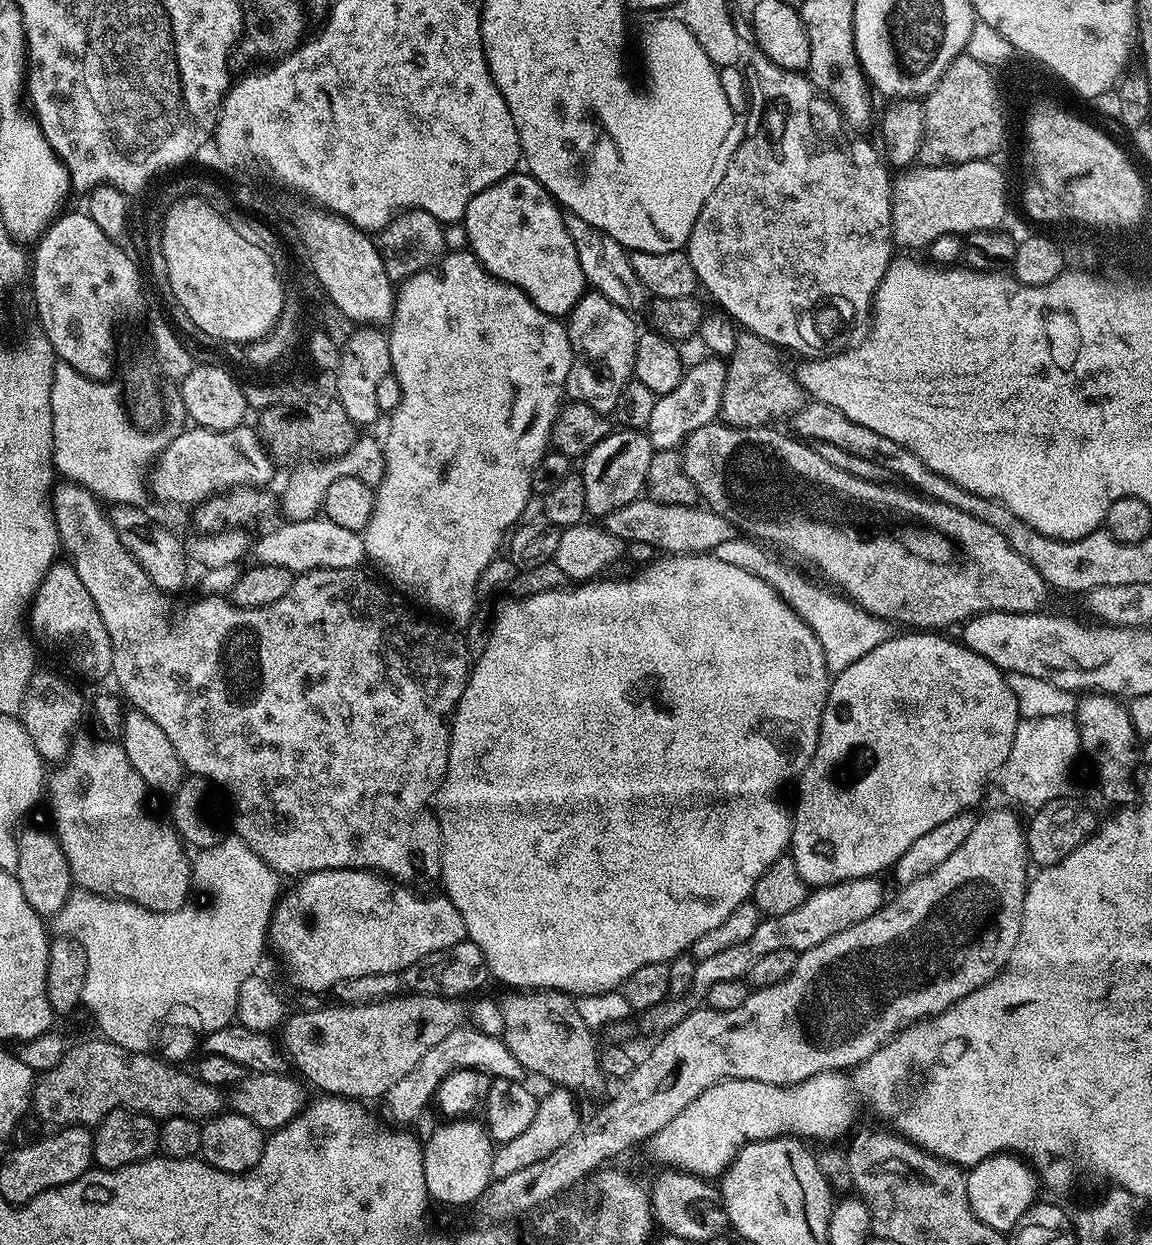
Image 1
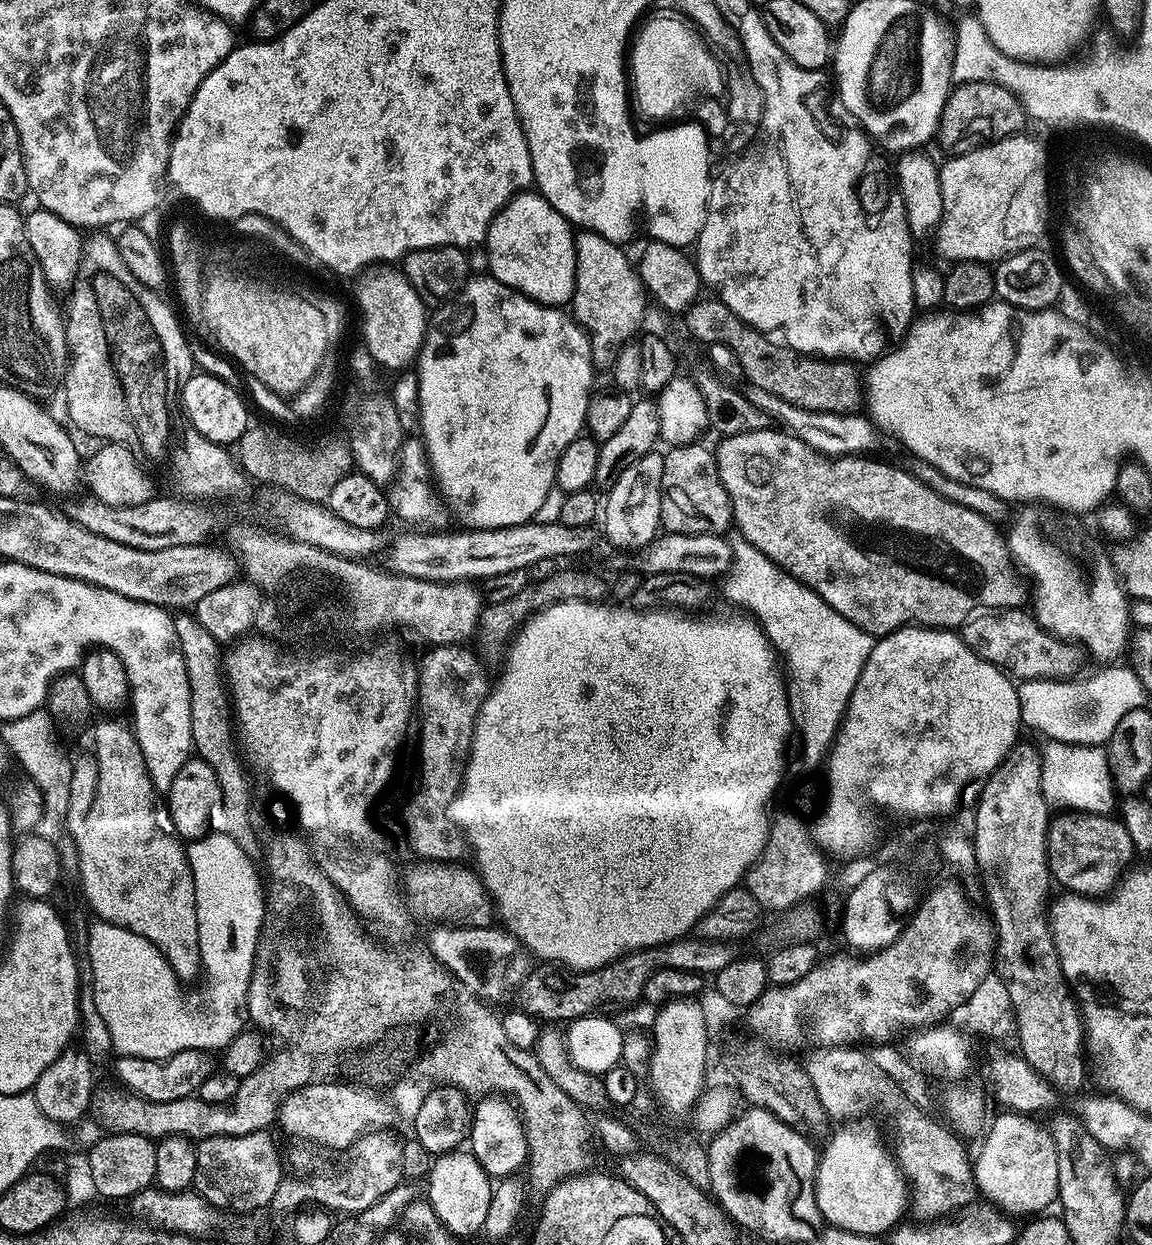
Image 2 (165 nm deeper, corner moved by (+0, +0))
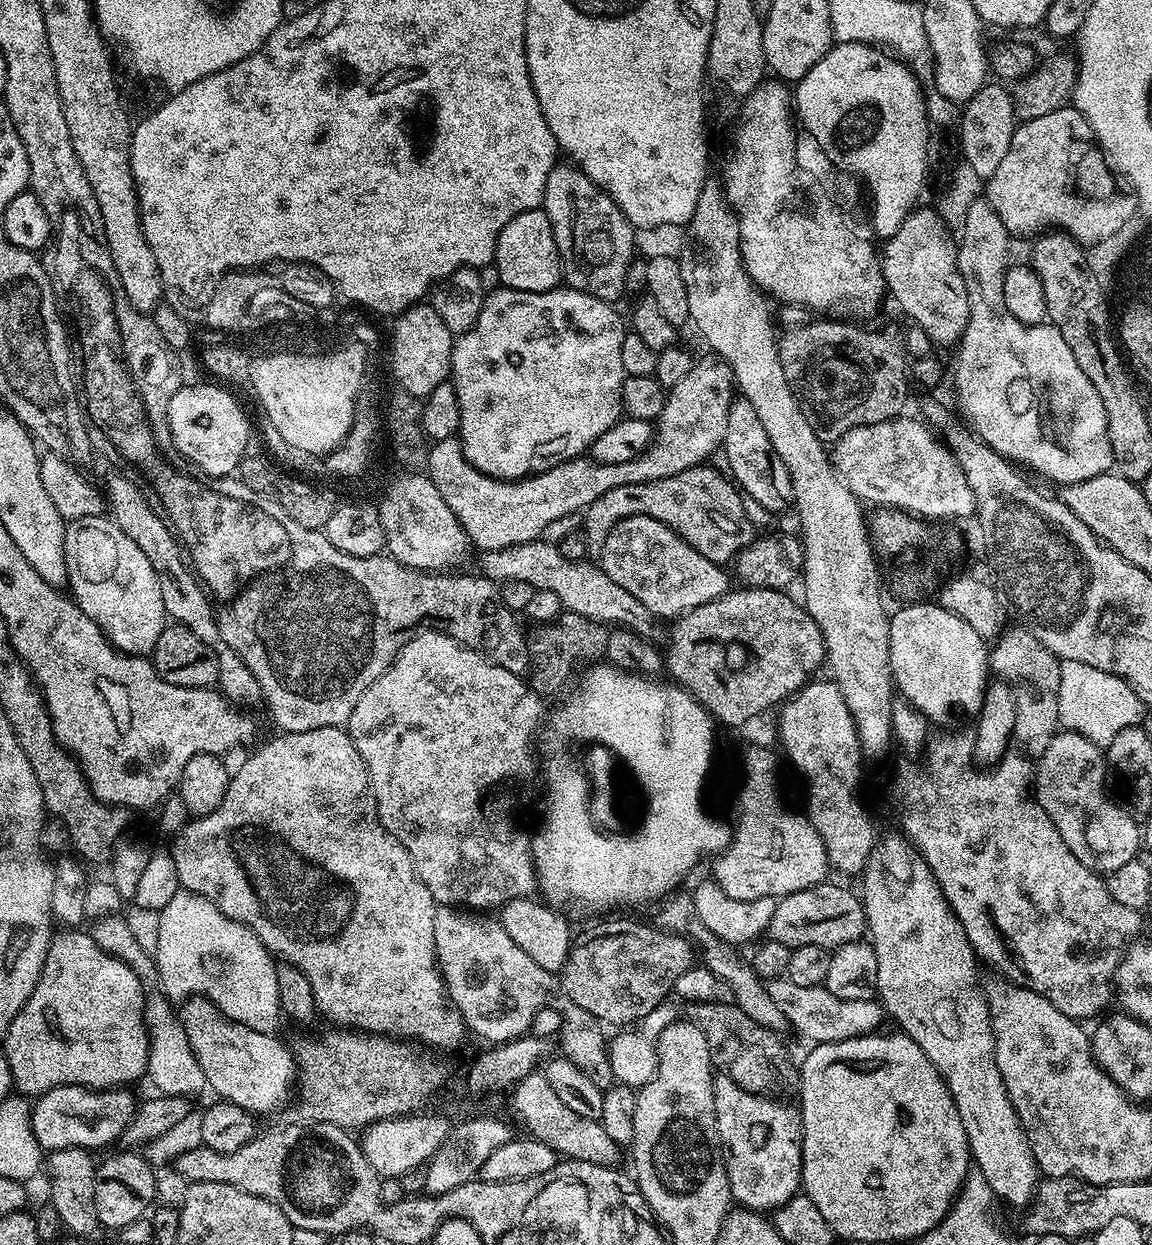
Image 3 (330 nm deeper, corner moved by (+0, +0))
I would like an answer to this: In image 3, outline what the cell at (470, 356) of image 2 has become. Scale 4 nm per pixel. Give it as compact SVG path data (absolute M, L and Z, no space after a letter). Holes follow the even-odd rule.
M557 286L548 292L527 292L526 290L514 290L513 288L499 287L492 292L487 293L484 297L484 305L478 314L478 322L474 322L474 326L468 332L459 333L455 337L452 346L452 371L450 373L450 381L456 388L457 400L460 406L460 426L458 431L458 439L460 445L464 447L466 458L478 470L482 470L487 476L492 476L496 480L523 480L526 476L534 476L538 472L545 472L559 464L565 464L568 460L575 460L583 457L585 453L592 447L592 443L598 439L599 435L604 434L606 430L610 430L610 426L614 426L622 418L622 409L624 407L624 367L622 366L622 338L626 331L626 320L615 312L613 305L606 300L599 300L597 296L591 296L585 292L578 291L577 288L567 286Z

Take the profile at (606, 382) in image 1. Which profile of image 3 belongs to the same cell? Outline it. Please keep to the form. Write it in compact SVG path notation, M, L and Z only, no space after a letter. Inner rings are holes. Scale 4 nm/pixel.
M558 162L550 170L542 207L554 230L556 251L560 254L567 287L609 302L624 296L627 271L638 252L637 229L612 197L575 164Z

